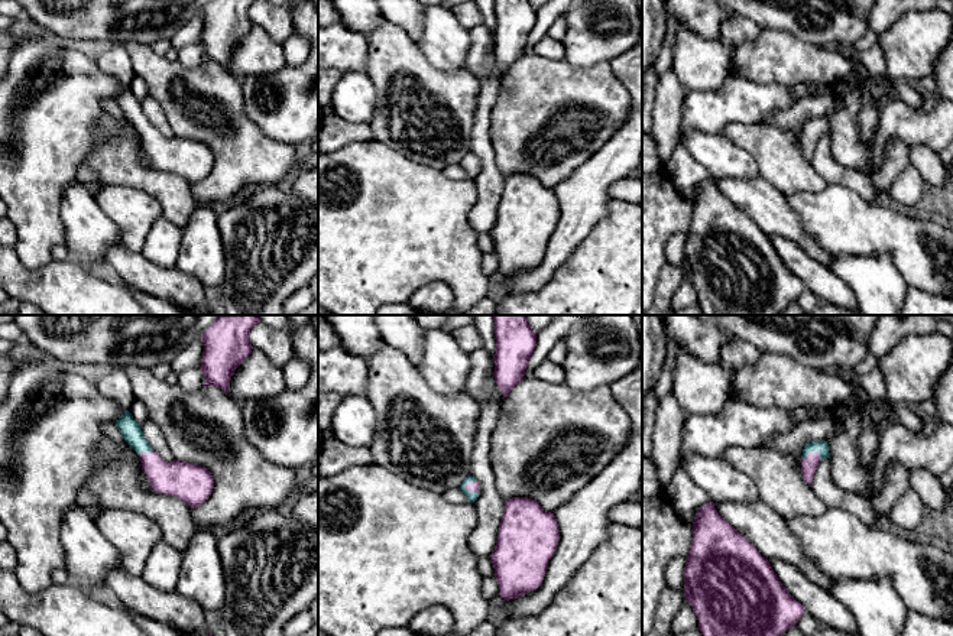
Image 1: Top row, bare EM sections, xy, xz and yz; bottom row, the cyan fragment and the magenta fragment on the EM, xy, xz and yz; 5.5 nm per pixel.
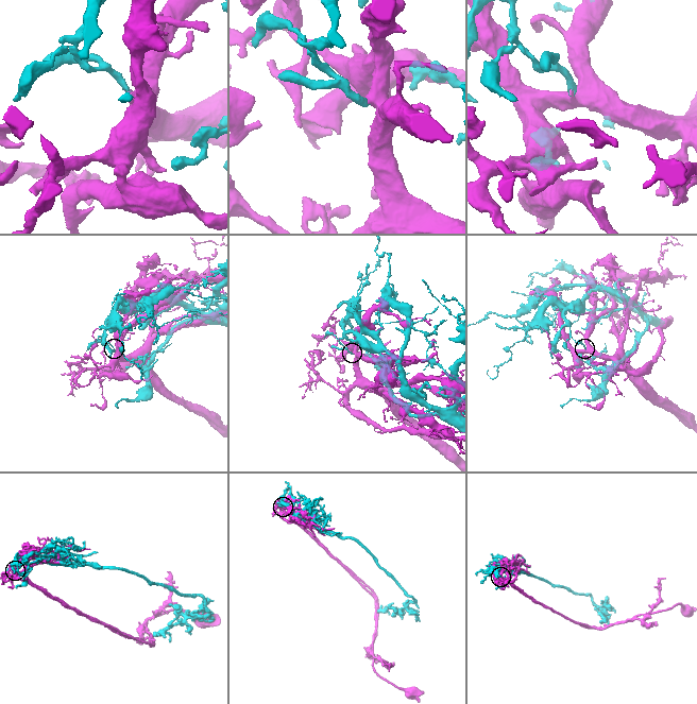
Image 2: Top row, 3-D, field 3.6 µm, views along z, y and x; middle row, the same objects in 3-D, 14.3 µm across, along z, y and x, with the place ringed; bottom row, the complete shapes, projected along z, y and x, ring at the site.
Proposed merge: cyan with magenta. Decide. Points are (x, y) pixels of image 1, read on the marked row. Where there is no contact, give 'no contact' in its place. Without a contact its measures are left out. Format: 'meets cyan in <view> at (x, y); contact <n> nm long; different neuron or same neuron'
meets cyan in xz at (470, 492); contact 90 nm long; different neuron

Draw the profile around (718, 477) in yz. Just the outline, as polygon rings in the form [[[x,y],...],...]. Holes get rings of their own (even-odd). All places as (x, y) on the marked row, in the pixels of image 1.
[[[687,455],[684,470],[713,503],[755,503],[759,493],[753,481],[723,457]]]

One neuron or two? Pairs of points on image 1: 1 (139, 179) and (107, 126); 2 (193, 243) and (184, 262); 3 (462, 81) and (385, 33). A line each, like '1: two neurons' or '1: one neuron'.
1: one neuron
2: one neuron
3: one neuron

